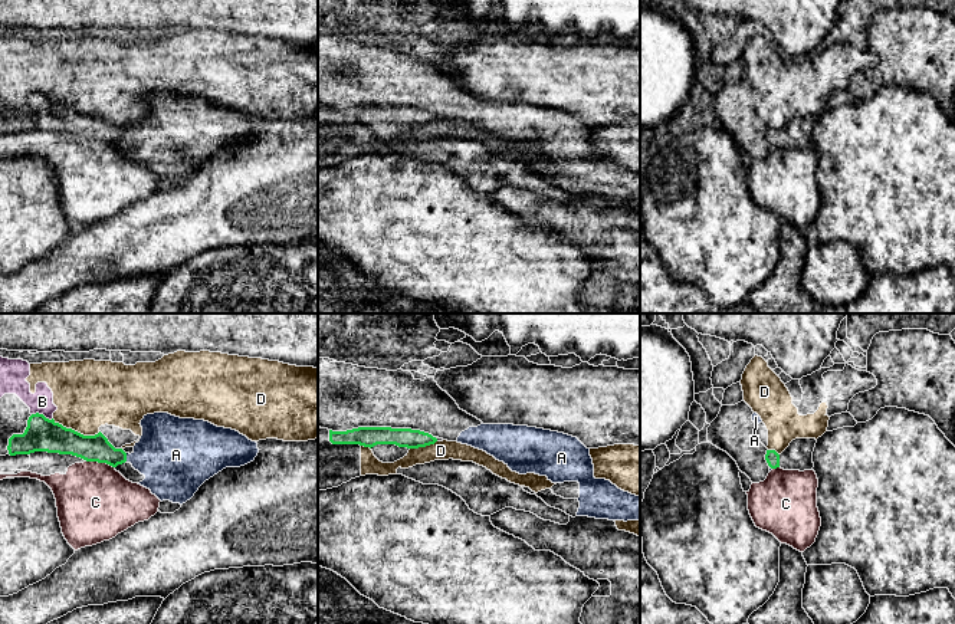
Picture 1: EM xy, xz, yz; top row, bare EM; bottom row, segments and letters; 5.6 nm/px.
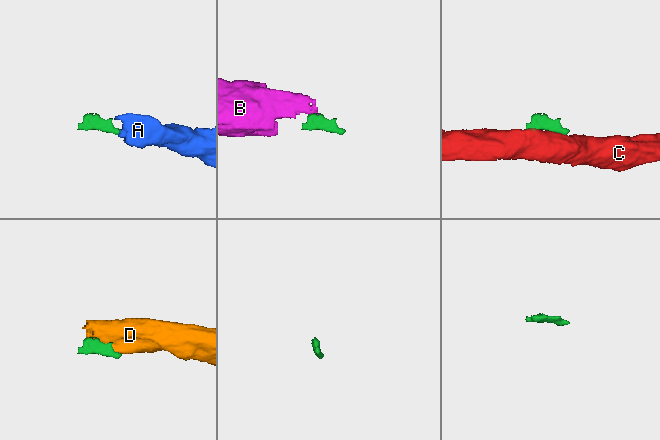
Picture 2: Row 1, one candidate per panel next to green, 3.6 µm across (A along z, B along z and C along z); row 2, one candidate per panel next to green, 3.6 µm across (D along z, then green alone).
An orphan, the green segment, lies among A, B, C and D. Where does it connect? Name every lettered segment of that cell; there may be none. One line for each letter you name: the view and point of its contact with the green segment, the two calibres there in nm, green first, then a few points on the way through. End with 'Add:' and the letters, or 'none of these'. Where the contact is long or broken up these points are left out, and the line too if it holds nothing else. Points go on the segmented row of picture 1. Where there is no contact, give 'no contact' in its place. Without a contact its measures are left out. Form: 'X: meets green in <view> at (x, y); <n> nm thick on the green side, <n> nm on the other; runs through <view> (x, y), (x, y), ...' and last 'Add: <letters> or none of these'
A: meets green in xy at (125, 457); 150 nm thick on the green side, 380 nm on the other; runs through xy (97, 447), (111, 456), (125, 457), (170, 453)
Add: A

